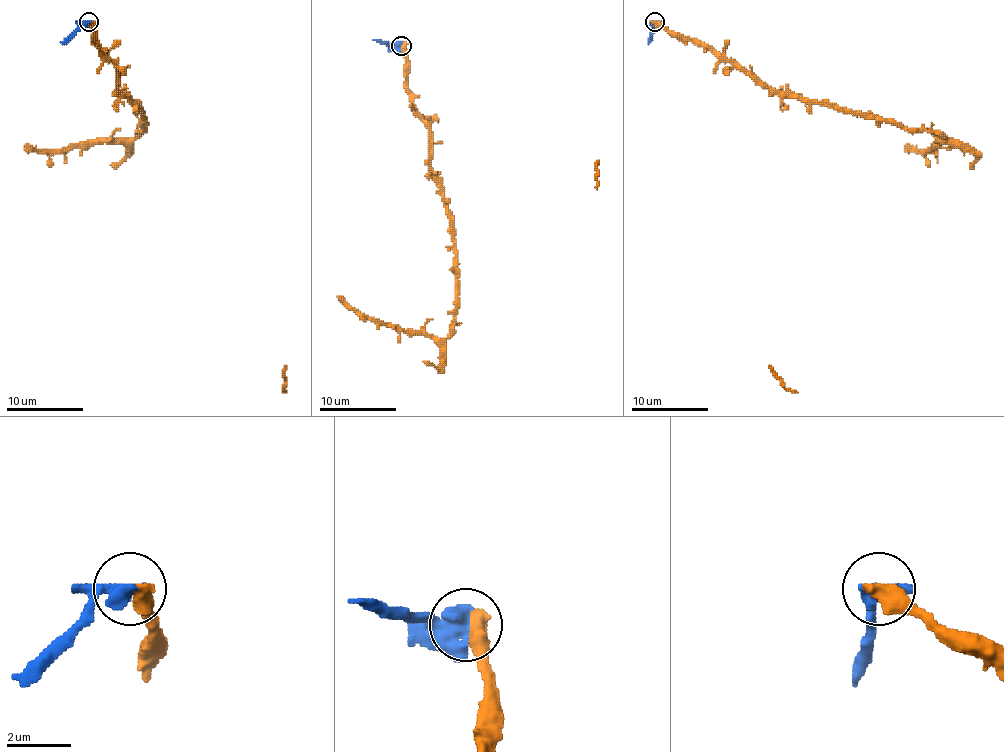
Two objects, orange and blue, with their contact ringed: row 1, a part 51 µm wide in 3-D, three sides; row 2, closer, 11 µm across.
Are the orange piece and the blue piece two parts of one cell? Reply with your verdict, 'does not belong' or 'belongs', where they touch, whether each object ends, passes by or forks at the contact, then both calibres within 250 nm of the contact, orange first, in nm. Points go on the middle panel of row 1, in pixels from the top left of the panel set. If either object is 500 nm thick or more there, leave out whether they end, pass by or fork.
does not belong; place (401, 46); calibres 600 and 700 nm

